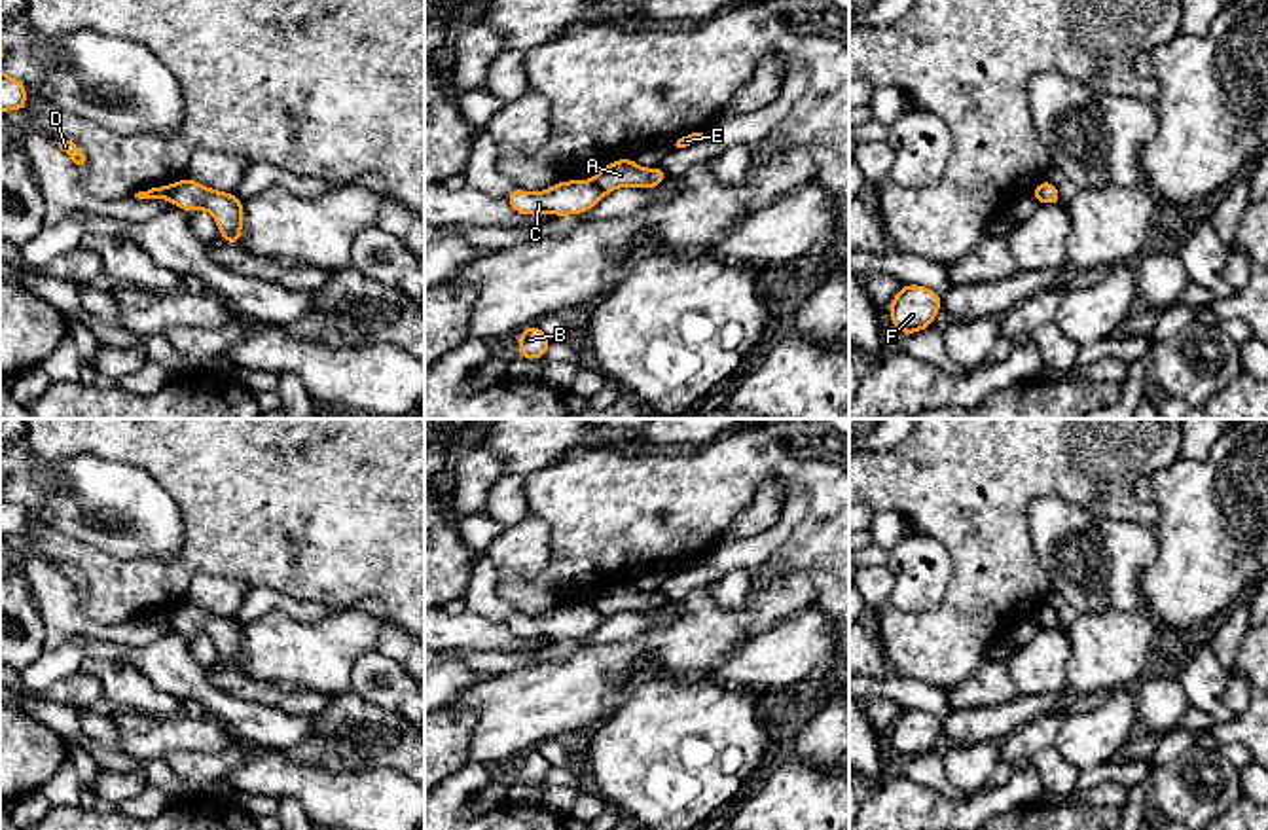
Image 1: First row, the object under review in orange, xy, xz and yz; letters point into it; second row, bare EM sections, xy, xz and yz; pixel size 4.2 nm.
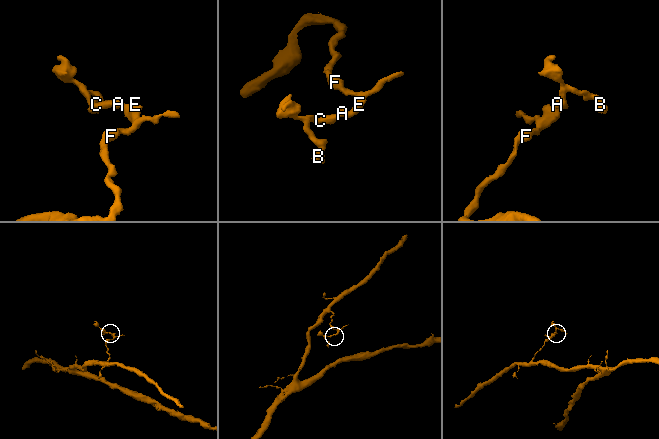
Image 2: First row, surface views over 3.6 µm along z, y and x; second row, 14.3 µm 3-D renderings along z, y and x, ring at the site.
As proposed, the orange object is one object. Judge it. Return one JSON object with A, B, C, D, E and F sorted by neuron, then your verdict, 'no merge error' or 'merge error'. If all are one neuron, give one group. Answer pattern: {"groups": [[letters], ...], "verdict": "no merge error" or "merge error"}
{"groups": [["A", "E", "F"], ["B", "C", "D"]], "verdict": "merge error"}

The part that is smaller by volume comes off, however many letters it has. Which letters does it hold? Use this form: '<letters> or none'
B, C, D

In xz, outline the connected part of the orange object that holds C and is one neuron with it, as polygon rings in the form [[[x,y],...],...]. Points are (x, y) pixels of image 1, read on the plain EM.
[[[565,604],[540,618],[529,618],[521,612],[506,618],[512,635],[523,641],[538,637],[552,637],[555,641],[584,639],[605,620],[607,616],[595,604]]]

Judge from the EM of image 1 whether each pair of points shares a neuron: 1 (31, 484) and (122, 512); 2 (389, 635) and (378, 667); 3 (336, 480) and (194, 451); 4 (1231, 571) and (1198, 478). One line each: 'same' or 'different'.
1: same
2: different
3: same
4: same

